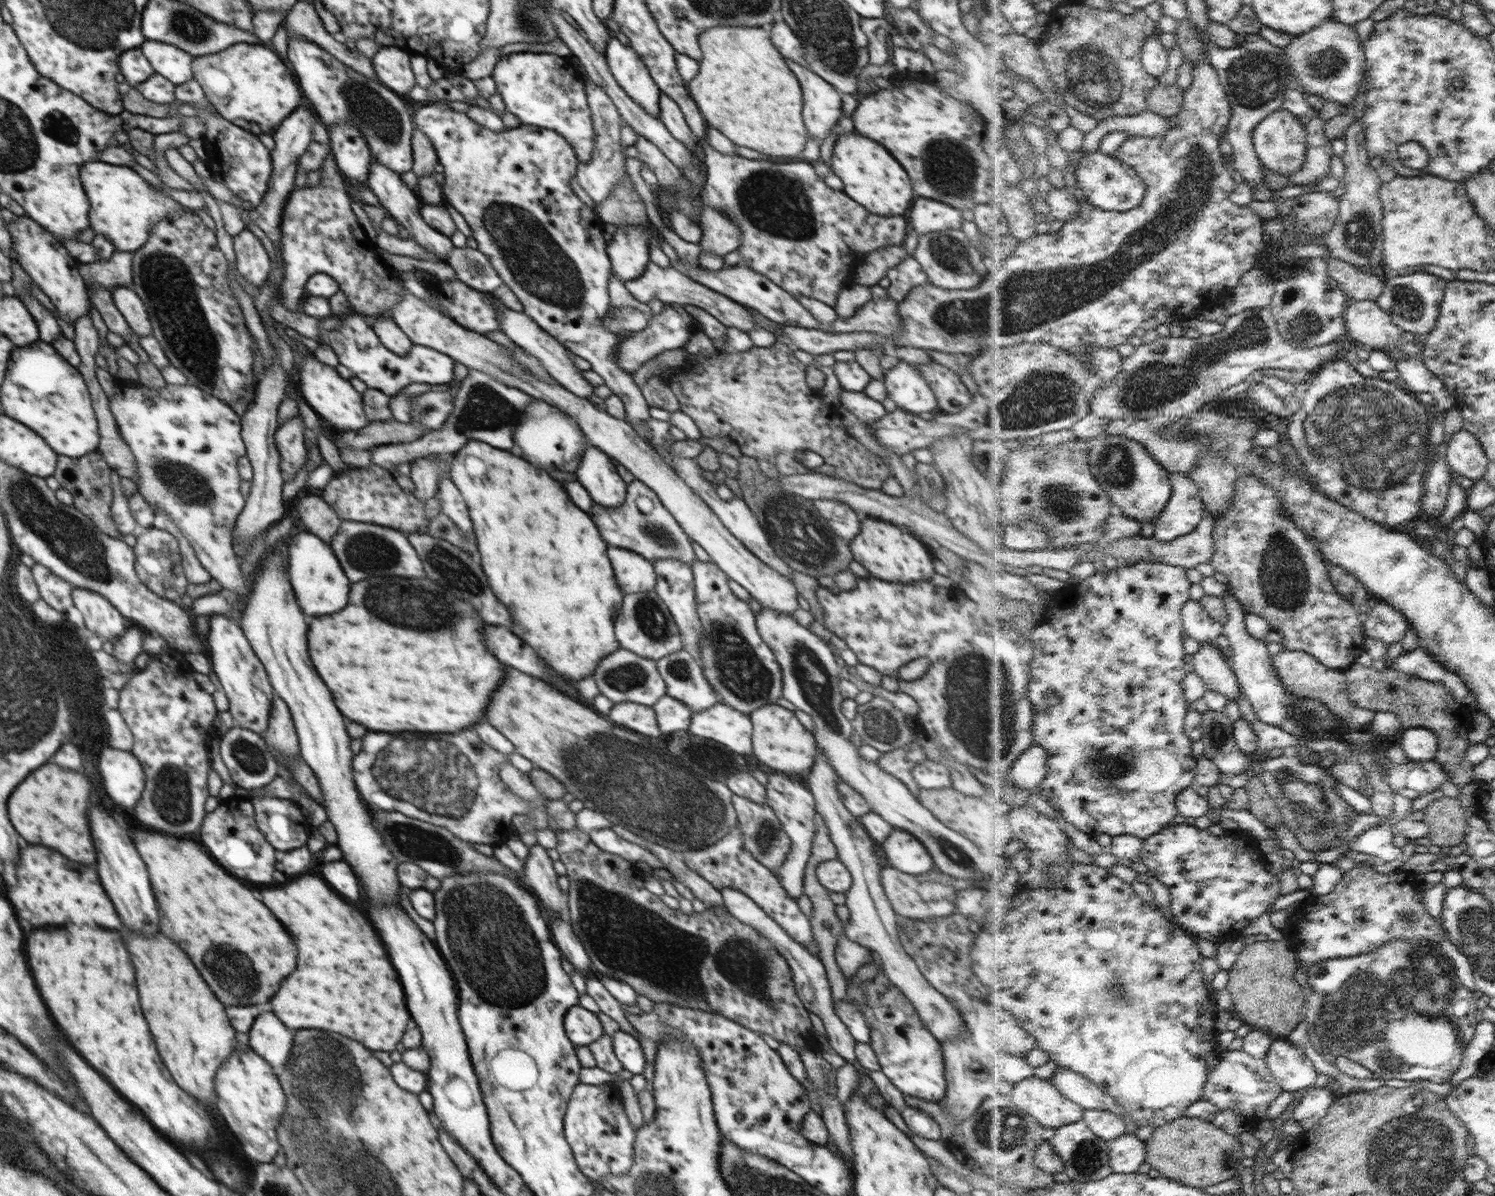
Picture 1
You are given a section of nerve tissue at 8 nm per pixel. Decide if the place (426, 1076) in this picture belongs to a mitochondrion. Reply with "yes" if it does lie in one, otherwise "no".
no

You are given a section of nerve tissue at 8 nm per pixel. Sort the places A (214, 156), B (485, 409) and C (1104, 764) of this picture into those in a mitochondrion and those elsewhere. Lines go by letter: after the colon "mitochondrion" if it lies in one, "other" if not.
A: other
B: mitochondrion
C: mitochondrion

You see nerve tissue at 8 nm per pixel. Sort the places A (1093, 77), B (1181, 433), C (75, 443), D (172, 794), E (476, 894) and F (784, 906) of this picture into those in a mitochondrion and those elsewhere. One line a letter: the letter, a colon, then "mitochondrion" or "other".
A: mitochondrion
B: mitochondrion
C: other
D: mitochondrion
E: mitochondrion
F: other

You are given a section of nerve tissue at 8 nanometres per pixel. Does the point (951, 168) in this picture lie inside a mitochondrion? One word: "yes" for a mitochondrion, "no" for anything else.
yes

